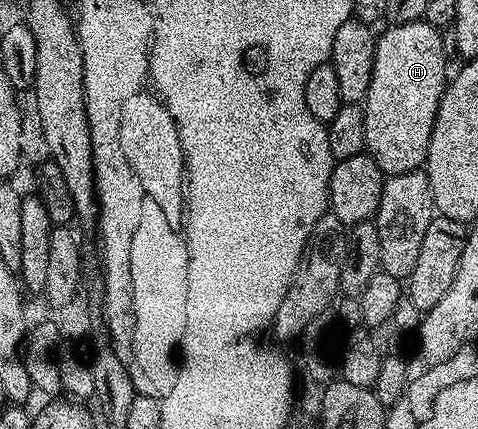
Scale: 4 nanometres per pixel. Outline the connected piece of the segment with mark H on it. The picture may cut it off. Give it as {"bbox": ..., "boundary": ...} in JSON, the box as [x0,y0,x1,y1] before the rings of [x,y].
{"bbox":[361,23,449,177],"boundary":[[[426,23],[388,24],[387,30],[378,34],[373,55],[373,79],[369,79],[369,91],[361,108],[365,115],[366,152],[387,177],[405,175],[417,167],[425,157],[425,146],[431,138],[431,123],[439,110],[441,91],[447,88],[449,58],[439,47],[440,30]]]}

